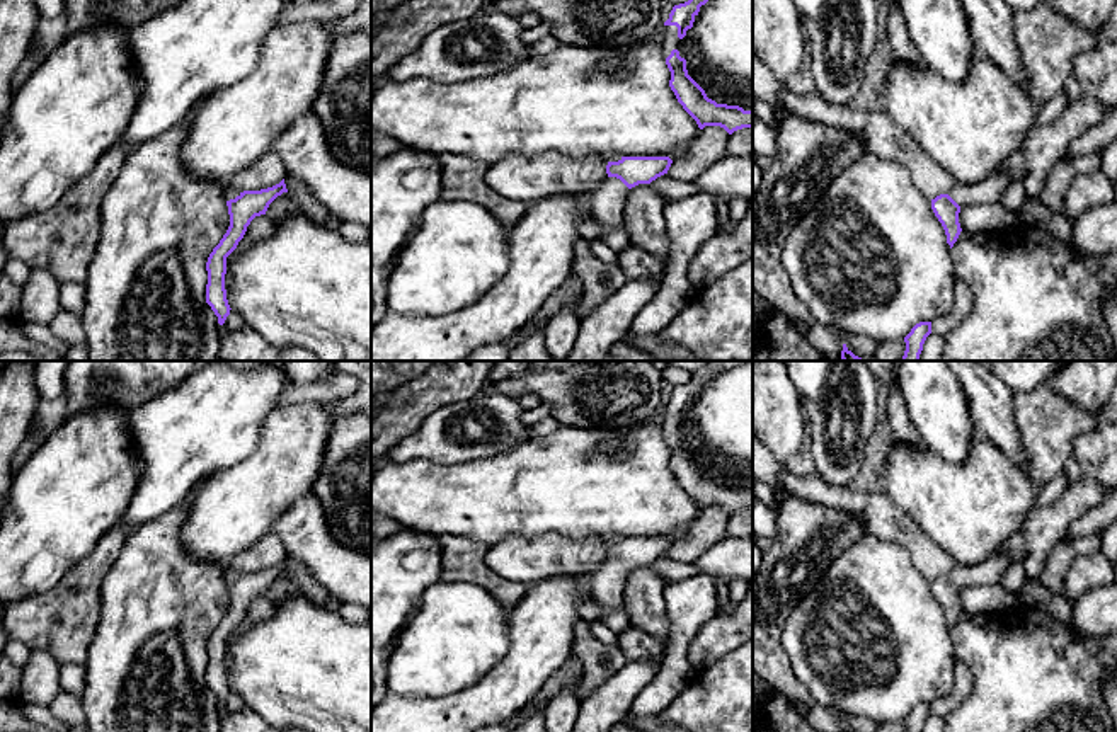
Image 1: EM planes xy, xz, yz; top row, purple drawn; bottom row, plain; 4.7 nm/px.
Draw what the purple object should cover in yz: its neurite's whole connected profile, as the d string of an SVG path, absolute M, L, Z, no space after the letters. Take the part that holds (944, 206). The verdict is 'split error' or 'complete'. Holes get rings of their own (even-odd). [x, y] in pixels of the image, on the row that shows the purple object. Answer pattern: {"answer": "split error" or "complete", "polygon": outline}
{"answer": "split error", "polygon": "M1023 169L1010 174L994 174L976 184L955 184L948 194L931 199L931 209L945 230L950 249L962 232L959 213L964 206L1000 203L1003 192L1027 175L1028 172Z"}

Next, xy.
{"answer": "split error", "polygon": "M284 179L279 184L261 191L238 192L228 186L225 187L230 226L206 262L206 303L218 317L220 325L225 323L232 310L225 289L226 257L237 249L250 221L255 216L266 214L269 204L283 192L288 192Z"}

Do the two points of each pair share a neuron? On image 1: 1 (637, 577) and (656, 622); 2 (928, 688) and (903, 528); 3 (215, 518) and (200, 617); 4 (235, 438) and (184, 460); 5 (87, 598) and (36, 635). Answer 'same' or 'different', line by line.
1: same
2: different
3: different
4: same
5: same

